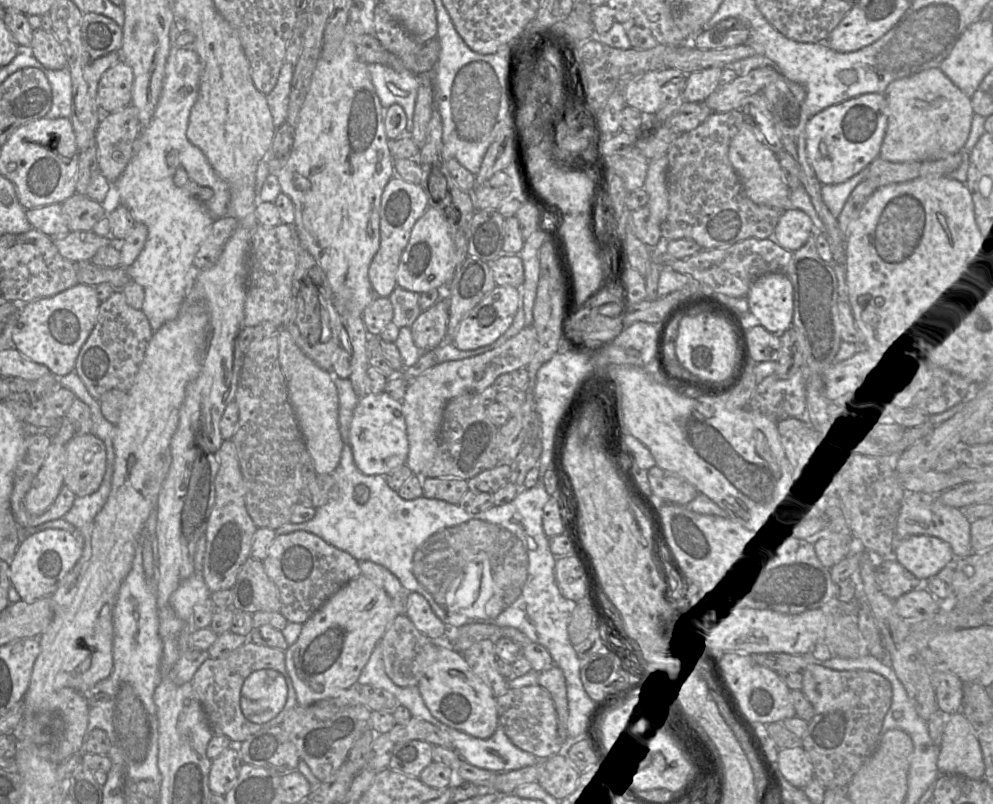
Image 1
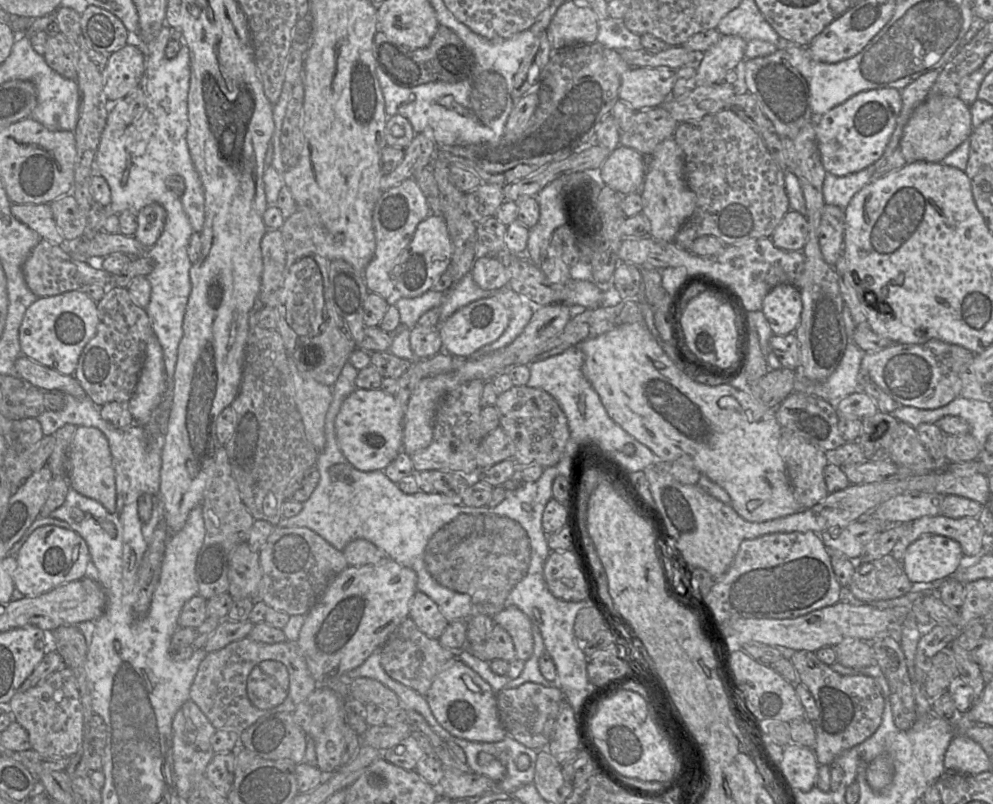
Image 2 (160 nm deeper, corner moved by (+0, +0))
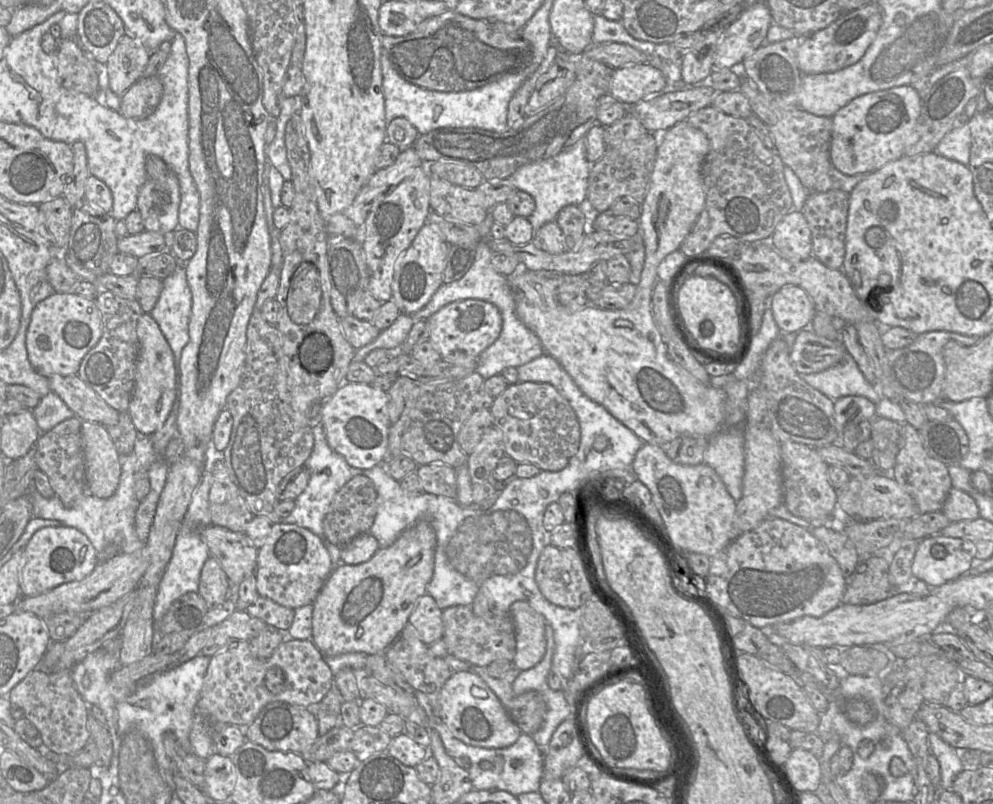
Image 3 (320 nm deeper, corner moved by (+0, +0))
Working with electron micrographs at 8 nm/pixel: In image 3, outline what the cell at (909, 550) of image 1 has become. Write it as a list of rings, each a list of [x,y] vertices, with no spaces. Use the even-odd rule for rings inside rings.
[[[940,534],[922,539],[912,563],[912,579],[936,588],[964,576],[972,566],[974,551],[965,539]]]

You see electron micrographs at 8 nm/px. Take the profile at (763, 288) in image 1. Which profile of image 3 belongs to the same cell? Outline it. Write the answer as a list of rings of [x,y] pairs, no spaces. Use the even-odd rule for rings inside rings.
[[[785,285],[770,299],[774,321],[782,334],[807,329],[816,313],[808,294],[799,286]]]

